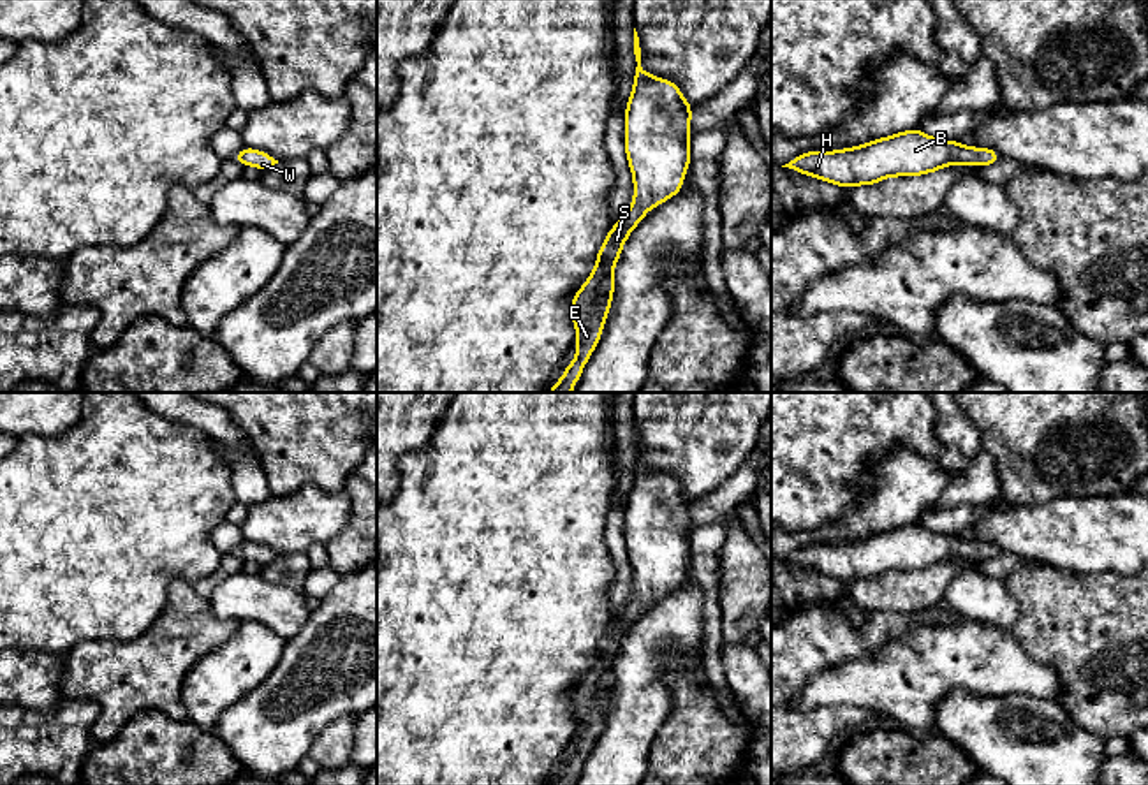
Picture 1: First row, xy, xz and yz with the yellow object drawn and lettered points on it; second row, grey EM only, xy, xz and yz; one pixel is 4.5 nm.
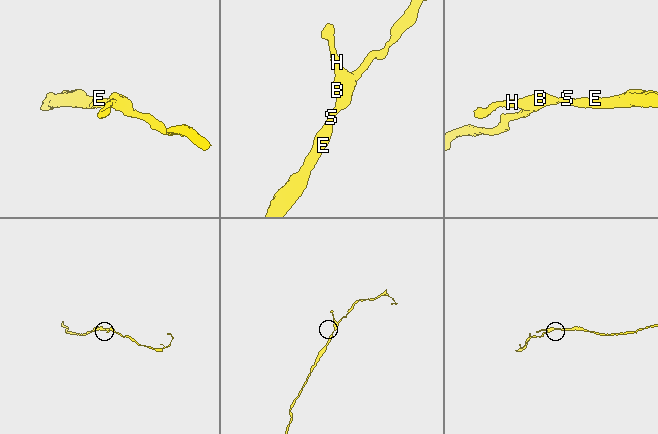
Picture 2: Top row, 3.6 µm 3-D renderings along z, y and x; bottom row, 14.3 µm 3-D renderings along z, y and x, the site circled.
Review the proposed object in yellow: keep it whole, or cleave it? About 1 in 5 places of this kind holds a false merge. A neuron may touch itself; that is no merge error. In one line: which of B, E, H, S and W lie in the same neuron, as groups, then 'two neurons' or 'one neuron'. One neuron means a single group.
B E H S W; one neuron

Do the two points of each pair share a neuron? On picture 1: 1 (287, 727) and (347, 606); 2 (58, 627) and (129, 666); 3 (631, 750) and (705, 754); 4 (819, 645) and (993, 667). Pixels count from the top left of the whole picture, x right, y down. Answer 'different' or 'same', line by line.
1: same
2: different
3: different
4: different

